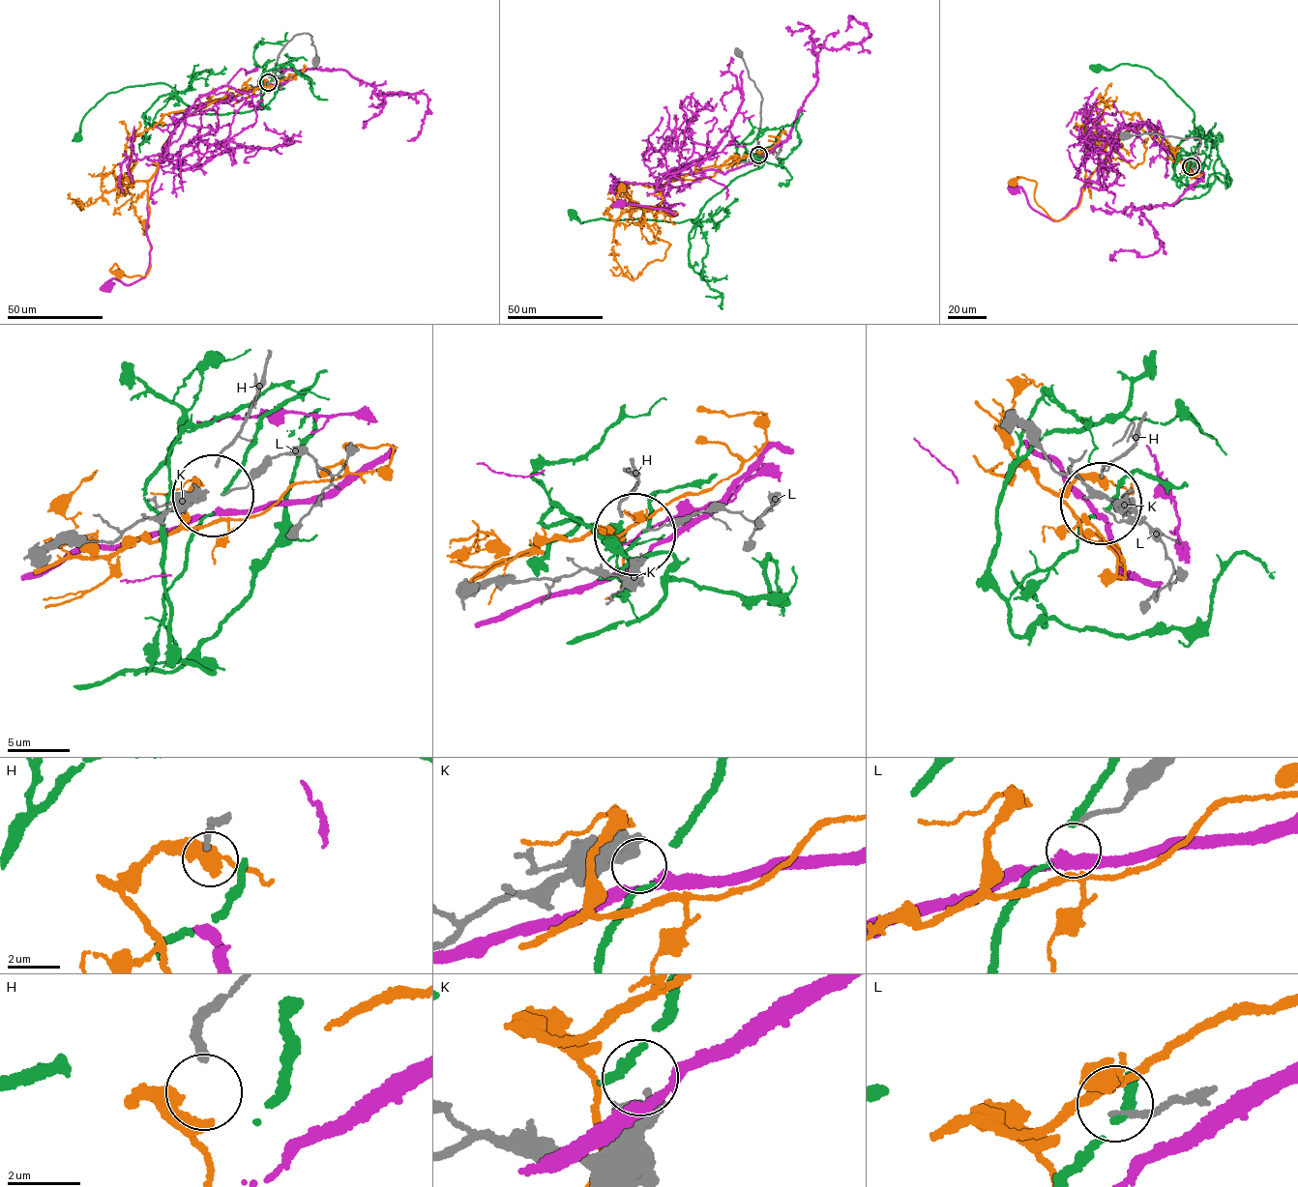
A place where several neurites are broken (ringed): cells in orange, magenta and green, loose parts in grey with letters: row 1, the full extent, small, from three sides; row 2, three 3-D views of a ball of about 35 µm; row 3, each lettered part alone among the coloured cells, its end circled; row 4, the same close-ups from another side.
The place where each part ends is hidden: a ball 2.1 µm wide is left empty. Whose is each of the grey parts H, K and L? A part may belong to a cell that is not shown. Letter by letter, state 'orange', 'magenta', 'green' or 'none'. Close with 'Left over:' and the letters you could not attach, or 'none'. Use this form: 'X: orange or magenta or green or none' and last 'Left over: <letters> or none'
H: none
K: magenta
L: orange
Left over: H

